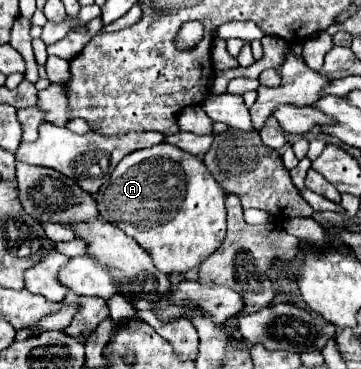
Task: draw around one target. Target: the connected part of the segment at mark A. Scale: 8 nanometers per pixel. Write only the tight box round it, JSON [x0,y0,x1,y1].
[96,142,226,274]

